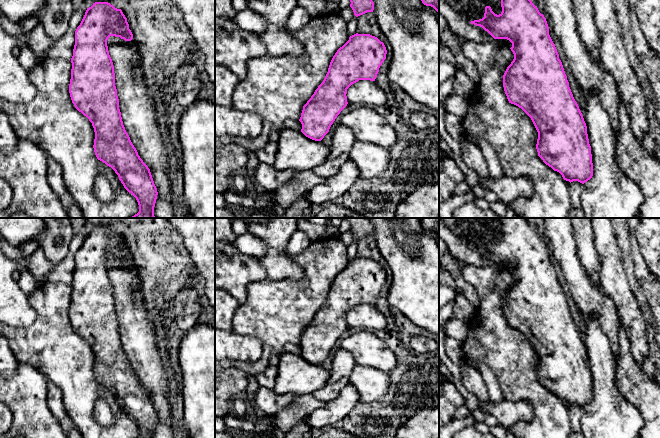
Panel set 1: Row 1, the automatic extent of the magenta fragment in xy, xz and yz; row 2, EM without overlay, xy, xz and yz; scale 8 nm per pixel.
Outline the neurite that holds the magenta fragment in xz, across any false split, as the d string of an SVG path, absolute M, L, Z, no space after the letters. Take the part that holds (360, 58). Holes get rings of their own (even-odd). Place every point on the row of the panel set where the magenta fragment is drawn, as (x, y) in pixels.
M354 34L333 56L323 82L303 106L301 132L321 141L347 106L347 89L359 80L375 81L386 59L383 42L370 34Z

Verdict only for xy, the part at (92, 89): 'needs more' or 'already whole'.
already whole

